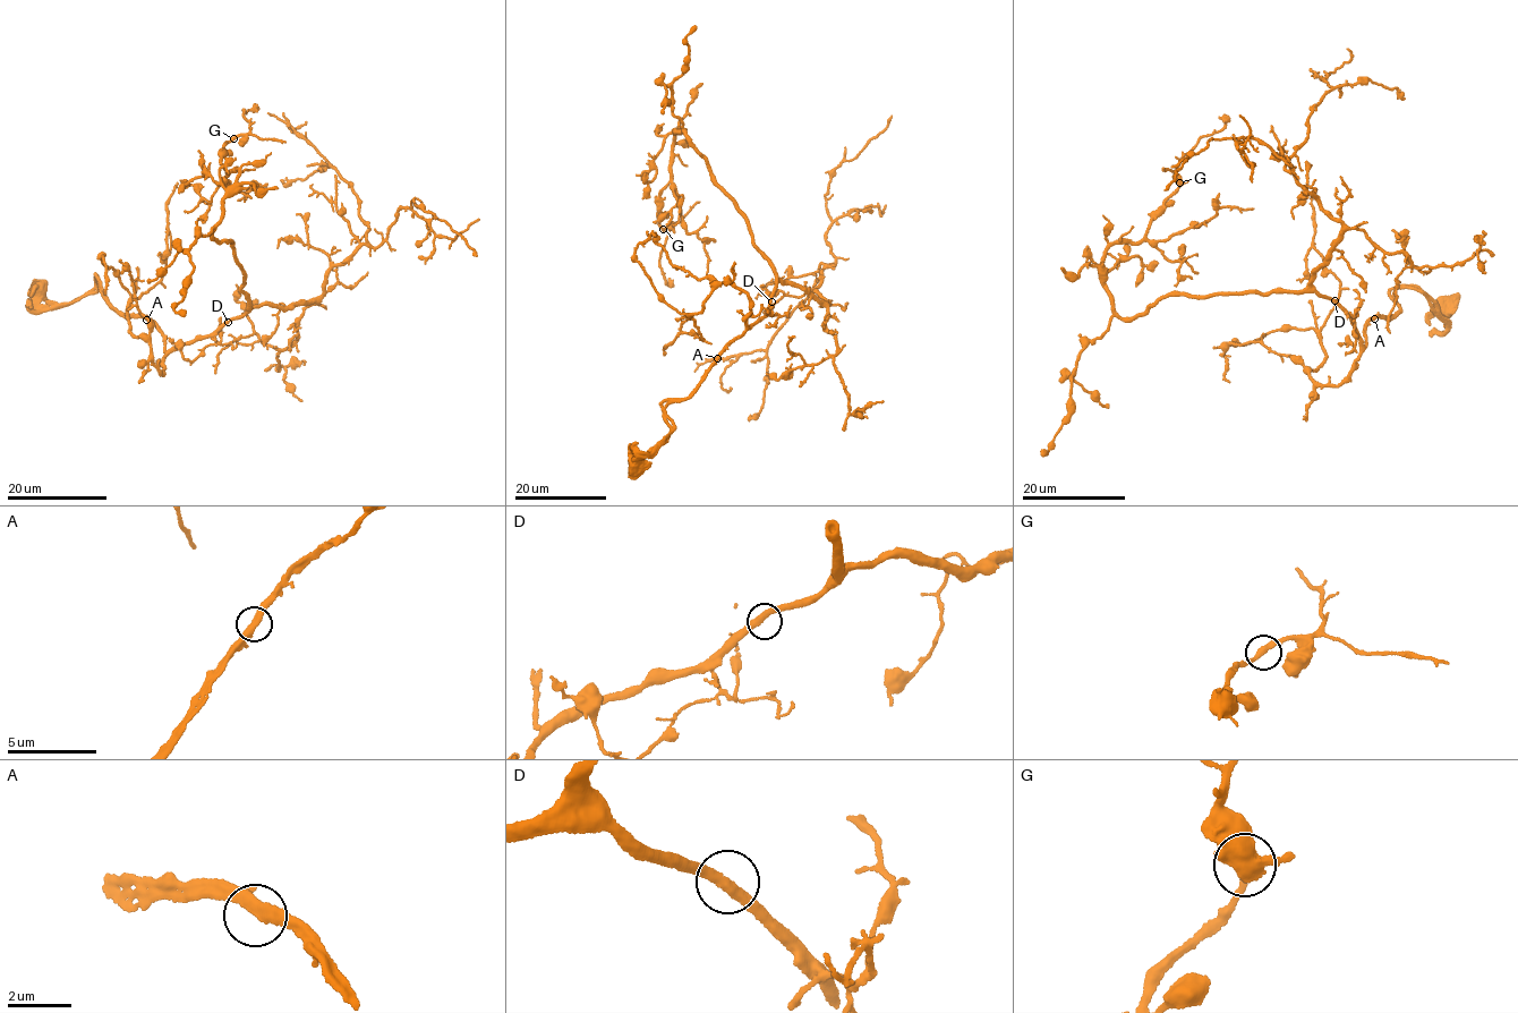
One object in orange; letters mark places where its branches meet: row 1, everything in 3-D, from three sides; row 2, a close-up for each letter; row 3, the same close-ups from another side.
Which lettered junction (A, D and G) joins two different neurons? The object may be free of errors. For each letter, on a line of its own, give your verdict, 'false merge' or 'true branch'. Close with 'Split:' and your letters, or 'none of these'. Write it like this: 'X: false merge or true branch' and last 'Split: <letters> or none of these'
A: false merge
D: true branch
G: true branch
Split: A

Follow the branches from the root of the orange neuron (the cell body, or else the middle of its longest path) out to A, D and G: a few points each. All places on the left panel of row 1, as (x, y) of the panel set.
A: (37, 291), (40, 305), (76, 300), (94, 287), (97, 277), (100, 294), (108, 305), (147, 320)
D: (37, 291), (40, 305), (76, 300), (97, 277), (108, 305), (155, 324), (167, 351), (228, 322)
G: (37, 291), (76, 300), (97, 277), (167, 351), (245, 314), (246, 272), (212, 233), (233, 138)

